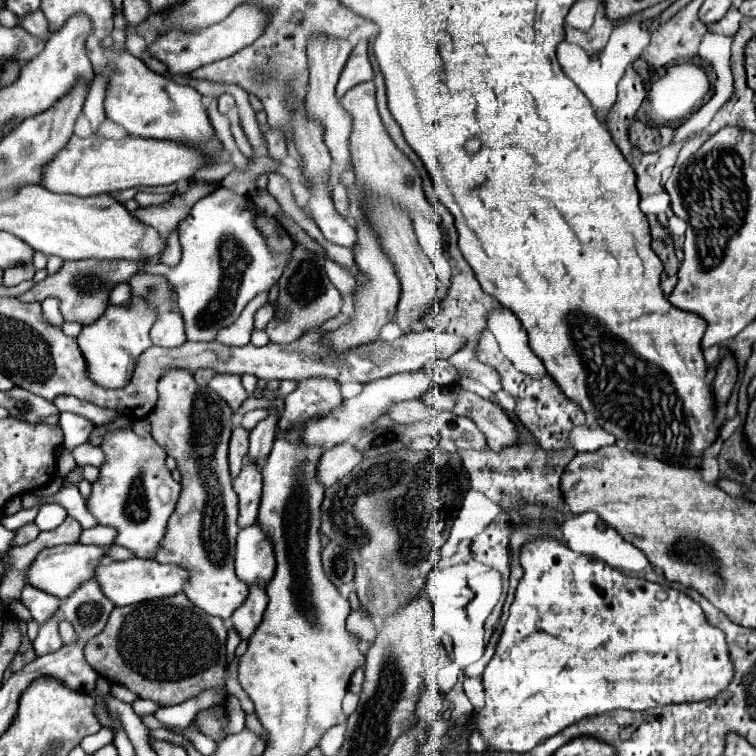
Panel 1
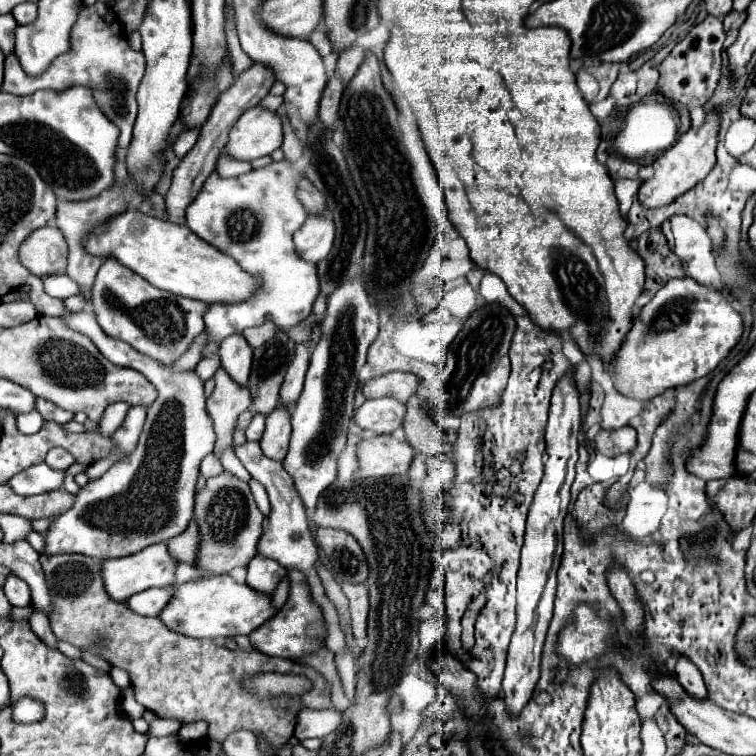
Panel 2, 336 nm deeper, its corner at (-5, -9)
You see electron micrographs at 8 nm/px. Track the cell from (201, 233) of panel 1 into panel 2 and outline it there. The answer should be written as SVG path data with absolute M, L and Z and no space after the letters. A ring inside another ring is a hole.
M288 161L272 163L264 169L254 169L246 175L220 179L212 173L196 201L186 209L186 227L202 241L214 245L218 251L230 255L238 265L250 273L258 283L250 299L242 303L210 303L204 313L206 329L210 331L210 345L204 357L218 351L218 343L248 327L256 327L270 317L276 327L290 329L312 313L318 297L316 265L298 257L292 235L306 221L308 213L296 199L296 181L302 177Z

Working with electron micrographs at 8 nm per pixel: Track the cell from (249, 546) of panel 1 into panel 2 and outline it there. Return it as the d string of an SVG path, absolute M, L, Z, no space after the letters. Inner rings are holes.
M246 441L244 445L236 447L234 449L236 457L242 461L242 465L248 469L248 473L258 479L266 491L268 491L268 497L270 497L270 515L266 519L266 531L264 535L260 537L258 541L258 555L262 557L268 557L268 559L274 559L278 561L282 567L286 569L298 569L302 573L306 573L306 579L310 583L311 593L313 599L321 606L325 622L328 626L328 641L326 641L326 647L332 651L332 653L338 653L342 647L344 647L344 633L339 624L339 616L336 611L335 605L328 599L325 594L325 589L320 583L320 577L316 573L316 561L318 561L318 547L316 543L312 545L312 533L308 529L308 521L306 521L306 509L302 505L302 499L298 497L296 489L294 489L294 481L292 477L284 471L282 463L278 461L272 461L268 457L264 457L262 449L258 443L254 441Z

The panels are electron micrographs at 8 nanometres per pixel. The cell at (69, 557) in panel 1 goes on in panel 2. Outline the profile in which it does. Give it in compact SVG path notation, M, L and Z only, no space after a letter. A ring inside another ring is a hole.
M158 543L158 545L150 545L134 555L128 557L118 557L118 559L106 559L102 561L102 579L104 579L104 589L106 593L114 599L114 601L126 601L130 595L140 593L144 589L150 587L168 587L172 585L174 579L174 571L176 571L176 559L170 557L166 543Z

